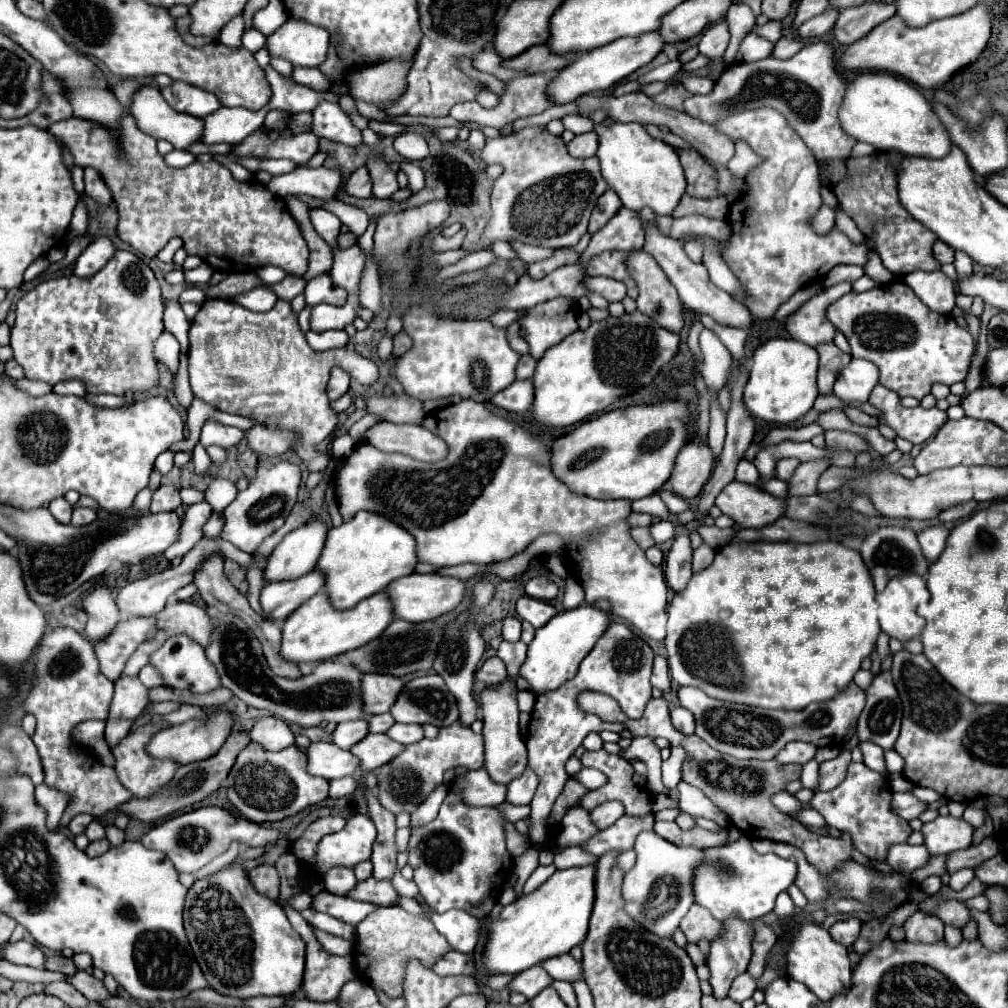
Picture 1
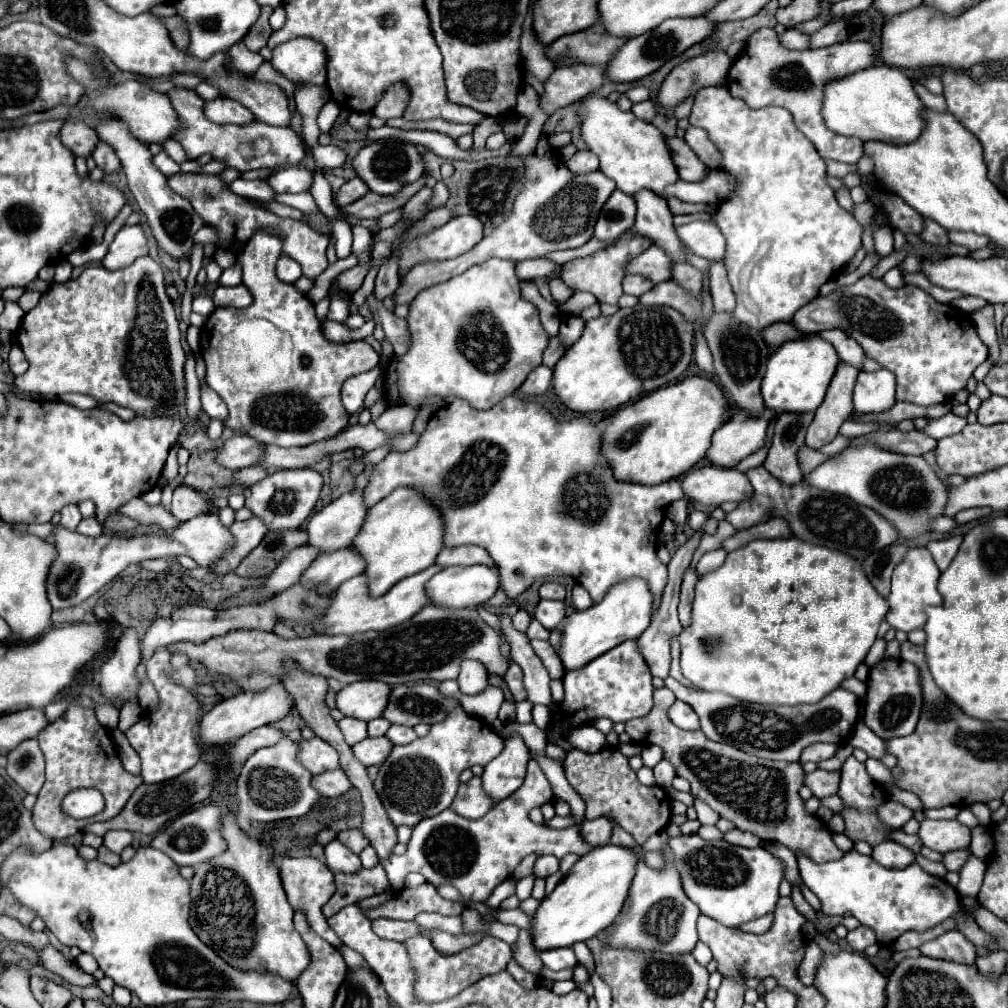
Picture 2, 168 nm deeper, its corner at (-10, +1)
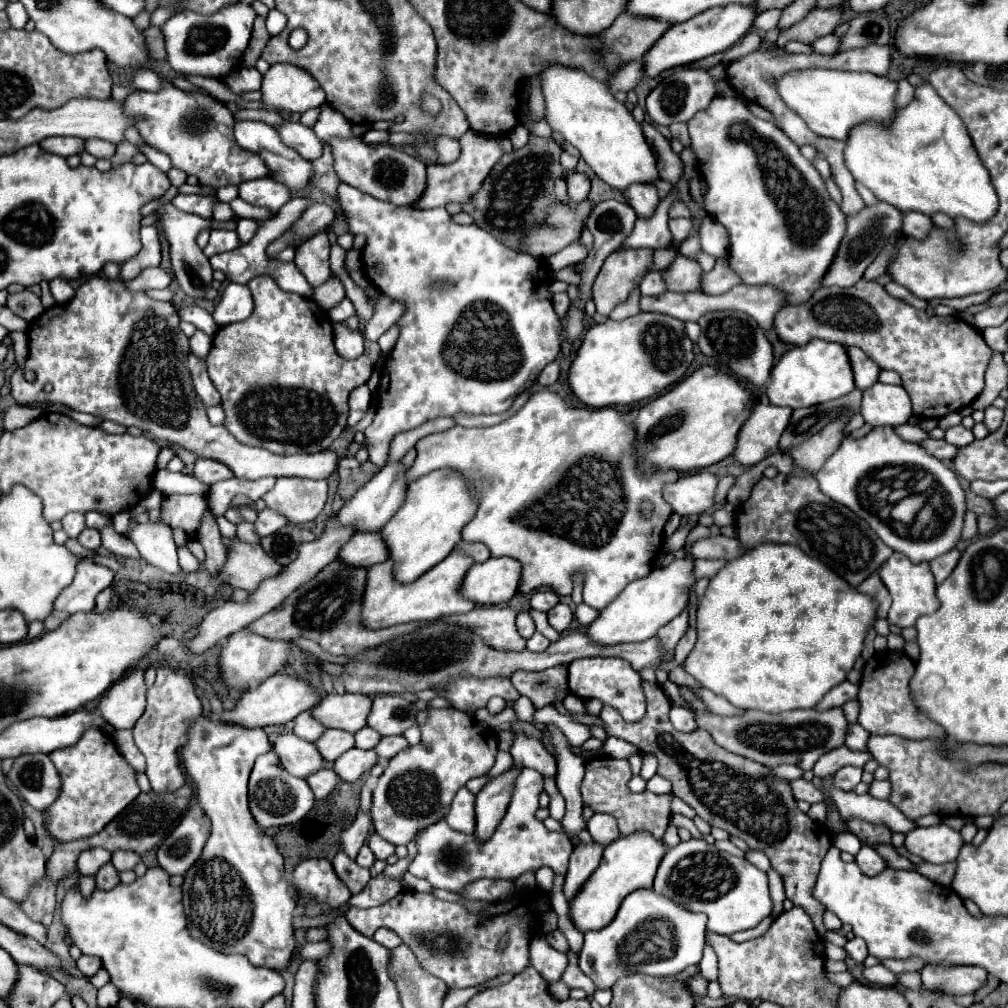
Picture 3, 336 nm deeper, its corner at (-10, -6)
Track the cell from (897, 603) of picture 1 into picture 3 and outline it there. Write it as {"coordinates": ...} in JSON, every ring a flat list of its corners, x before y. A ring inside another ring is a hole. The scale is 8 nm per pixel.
{"coordinates":[[894,552,878,570,884,586,888,588,890,596,892,596,892,606,888,612,888,622,896,624,900,628,908,628,914,626,916,620,924,614,932,614,936,612,936,608,940,606,940,602,936,600,936,582,934,576,930,572,930,566,924,564,912,564,902,552]]}

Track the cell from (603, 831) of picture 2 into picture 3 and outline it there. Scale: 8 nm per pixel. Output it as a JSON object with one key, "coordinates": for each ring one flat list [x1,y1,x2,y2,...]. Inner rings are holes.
{"coordinates":[[580,844,574,848,570,856,570,866,566,872,566,882,564,882,564,896,568,902,580,892,584,882,598,868,600,860,602,860,600,844]]}

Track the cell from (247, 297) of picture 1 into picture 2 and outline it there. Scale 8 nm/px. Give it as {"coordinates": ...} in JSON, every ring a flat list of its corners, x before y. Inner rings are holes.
{"coordinates":[[244,285,236,287,218,287,214,291,214,305,216,307,248,307,252,305,252,293]]}

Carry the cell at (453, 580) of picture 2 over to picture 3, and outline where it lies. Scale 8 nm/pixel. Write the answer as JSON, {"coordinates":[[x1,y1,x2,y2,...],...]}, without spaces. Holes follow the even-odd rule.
{"coordinates":[[488,558,482,564,474,564,462,584,464,598,474,604,504,604,508,602,520,584,522,564,514,558]]}

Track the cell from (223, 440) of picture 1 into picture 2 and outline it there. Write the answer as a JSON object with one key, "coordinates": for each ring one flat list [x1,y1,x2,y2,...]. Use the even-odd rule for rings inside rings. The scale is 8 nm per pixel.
{"coordinates":[[206,385,202,387,202,409,208,413,210,419,220,419,222,423,228,419,228,409,224,401]]}

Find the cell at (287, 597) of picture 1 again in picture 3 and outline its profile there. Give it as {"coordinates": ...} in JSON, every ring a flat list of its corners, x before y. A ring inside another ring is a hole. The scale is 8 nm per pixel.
{"coordinates":[[356,532,352,536,352,540,348,540,348,544,344,544,344,548,338,554,346,564,352,566,372,566,378,562,388,560,388,546,384,542,384,538,378,532]]}

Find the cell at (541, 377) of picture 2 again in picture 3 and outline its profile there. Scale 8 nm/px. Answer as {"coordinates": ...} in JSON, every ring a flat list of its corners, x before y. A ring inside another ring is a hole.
{"coordinates":[[554,360,554,362,548,364,548,368,544,368,544,372,538,376,538,382,540,382,542,386,550,386,550,384,554,384,554,382,558,380,558,376,560,376,560,364,558,364,558,360]]}

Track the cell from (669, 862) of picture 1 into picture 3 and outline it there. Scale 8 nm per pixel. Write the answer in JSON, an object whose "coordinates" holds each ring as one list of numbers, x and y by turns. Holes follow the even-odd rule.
{"coordinates":[[636,890,624,898,616,918,602,930,584,932,584,946,578,952,580,970,596,984,596,988,612,988,616,980,626,972,642,972,648,976,672,976,702,960,702,948,706,942,706,916,688,912,672,904,666,896,656,896,654,890]]}

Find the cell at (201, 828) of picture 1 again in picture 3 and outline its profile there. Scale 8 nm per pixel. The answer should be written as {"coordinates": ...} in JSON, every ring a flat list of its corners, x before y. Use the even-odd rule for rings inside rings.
{"coordinates":[[192,804,180,824,158,848,158,864,172,876,184,874,198,860,208,840,208,832,208,816,204,816,200,806]]}

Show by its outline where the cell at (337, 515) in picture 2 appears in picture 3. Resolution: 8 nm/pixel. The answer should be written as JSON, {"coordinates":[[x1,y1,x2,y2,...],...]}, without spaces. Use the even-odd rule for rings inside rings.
{"coordinates":[[390,462,386,464,374,478,362,486,352,500,344,504,344,508,338,512,338,520,342,524,352,524,356,530,380,530,394,514,396,510,404,504,404,496,408,490,406,482,406,472,408,468,402,462]]}

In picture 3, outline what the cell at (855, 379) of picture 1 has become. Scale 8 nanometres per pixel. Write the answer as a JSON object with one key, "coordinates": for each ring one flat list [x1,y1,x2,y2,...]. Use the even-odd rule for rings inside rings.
{"coordinates":[[874,384,864,390,862,416,872,426,900,426,912,416,912,404,902,386]]}

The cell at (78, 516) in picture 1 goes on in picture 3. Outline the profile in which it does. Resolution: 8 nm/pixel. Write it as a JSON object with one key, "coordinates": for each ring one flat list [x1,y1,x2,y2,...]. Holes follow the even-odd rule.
{"coordinates":[[84,528,84,530,80,532,80,536,78,536,78,542,80,542,84,548,96,552,96,550,100,548,100,544,102,544,100,532,94,530,94,528]]}

